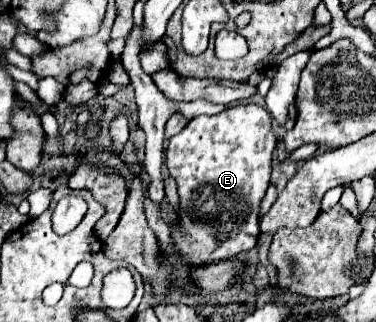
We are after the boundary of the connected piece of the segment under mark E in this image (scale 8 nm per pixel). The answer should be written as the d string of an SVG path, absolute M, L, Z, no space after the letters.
M235 104L217 116L197 116L187 122L187 126L169 138L165 164L169 174L177 182L179 194L179 224L171 234L173 250L185 262L185 282L193 284L193 270L209 262L219 262L231 258L239 252L251 250L261 234L259 228L259 208L271 178L271 158L277 144L273 132L271 114L257 104Z

